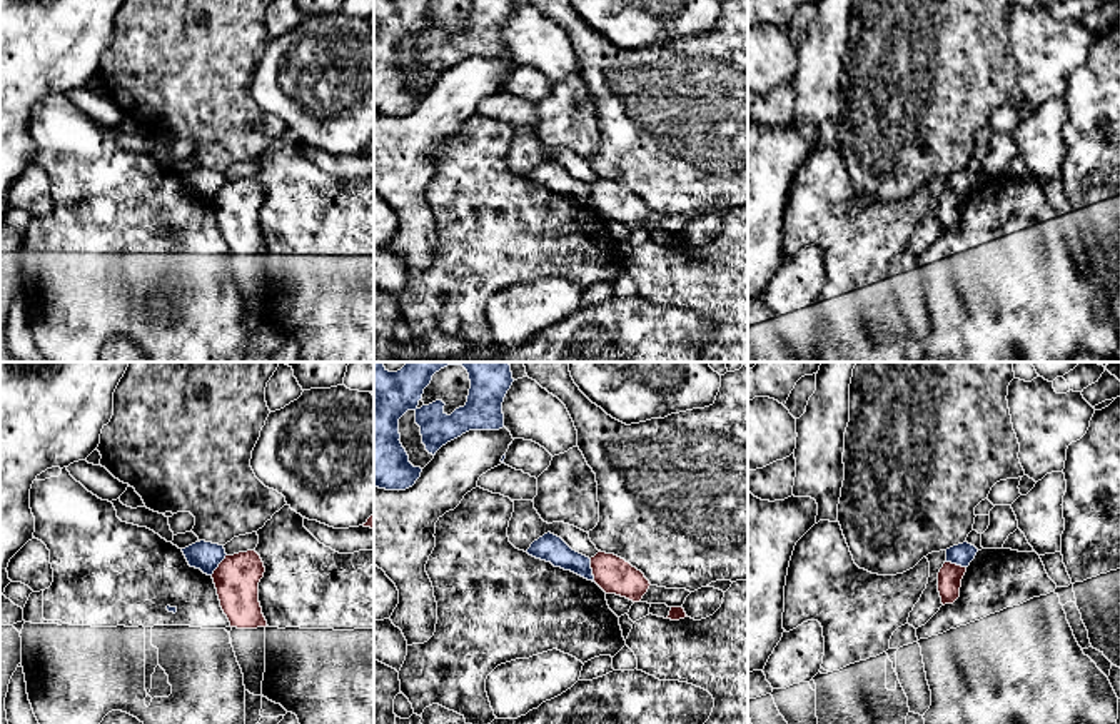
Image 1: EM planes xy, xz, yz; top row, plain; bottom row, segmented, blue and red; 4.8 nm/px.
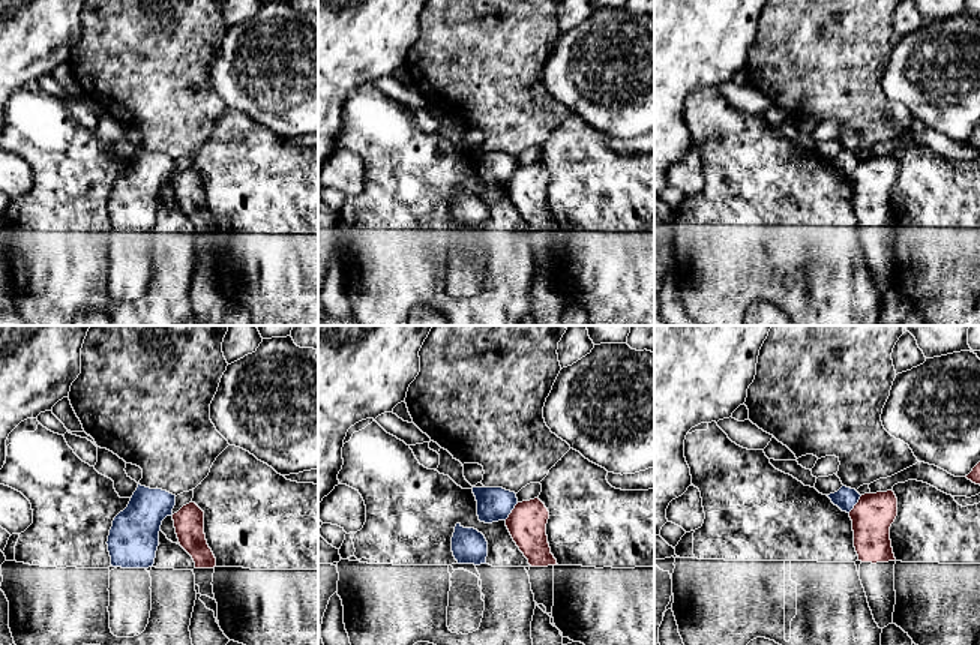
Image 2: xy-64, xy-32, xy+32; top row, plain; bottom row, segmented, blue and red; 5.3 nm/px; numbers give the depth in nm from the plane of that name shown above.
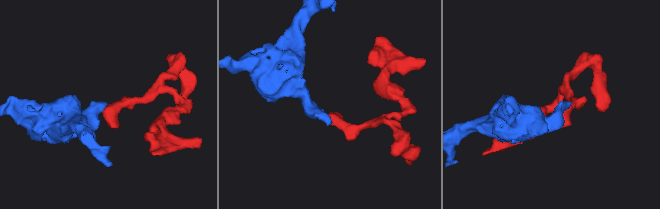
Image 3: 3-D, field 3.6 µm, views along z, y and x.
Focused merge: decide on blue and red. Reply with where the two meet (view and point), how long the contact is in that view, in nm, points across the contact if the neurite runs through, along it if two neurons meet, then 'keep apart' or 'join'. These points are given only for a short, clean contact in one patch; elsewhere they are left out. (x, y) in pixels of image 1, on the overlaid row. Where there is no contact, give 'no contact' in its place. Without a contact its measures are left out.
meets blue in xz at (591, 571); contact 110 nm long; border along xz (590, 559), (595, 581); keep apart

